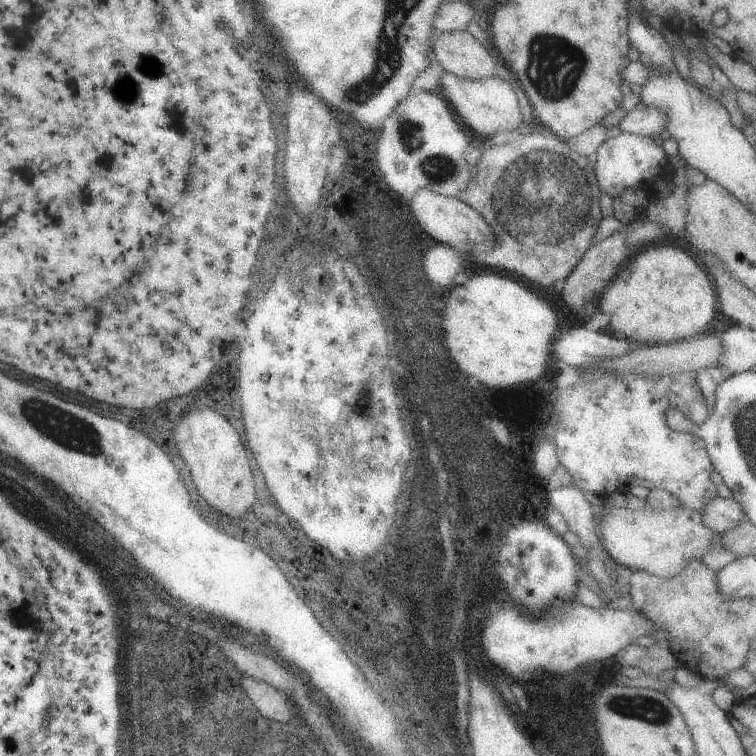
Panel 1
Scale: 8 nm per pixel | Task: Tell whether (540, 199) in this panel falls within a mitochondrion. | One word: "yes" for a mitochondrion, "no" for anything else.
yes

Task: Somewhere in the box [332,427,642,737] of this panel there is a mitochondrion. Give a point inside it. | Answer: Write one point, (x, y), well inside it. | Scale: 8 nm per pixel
(476, 681)

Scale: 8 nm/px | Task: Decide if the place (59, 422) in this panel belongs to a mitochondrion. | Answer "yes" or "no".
yes

